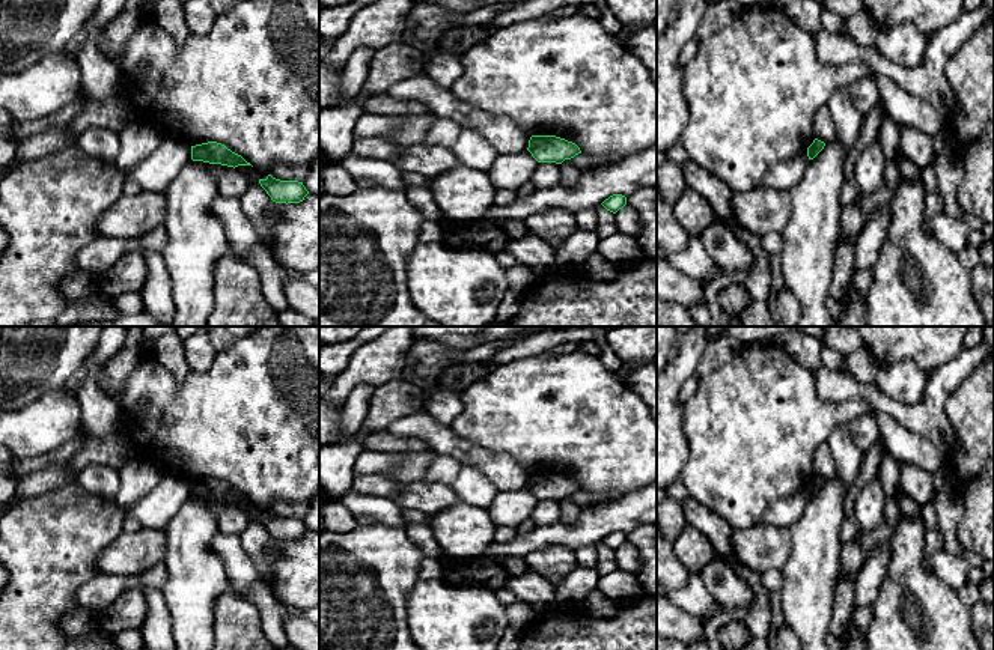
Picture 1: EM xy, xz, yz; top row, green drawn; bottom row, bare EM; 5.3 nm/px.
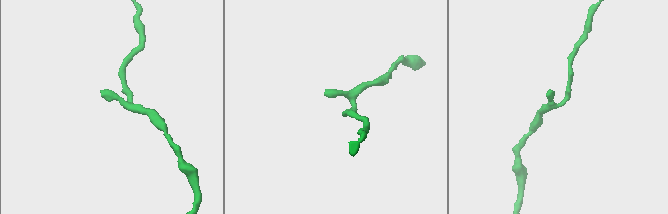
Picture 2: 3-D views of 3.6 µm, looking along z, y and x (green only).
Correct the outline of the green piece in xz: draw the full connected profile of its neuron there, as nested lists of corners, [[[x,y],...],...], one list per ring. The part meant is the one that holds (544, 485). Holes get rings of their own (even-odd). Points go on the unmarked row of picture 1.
[[[532,472],[527,488],[538,500],[562,501],[581,491],[580,484],[565,475],[556,472]]]

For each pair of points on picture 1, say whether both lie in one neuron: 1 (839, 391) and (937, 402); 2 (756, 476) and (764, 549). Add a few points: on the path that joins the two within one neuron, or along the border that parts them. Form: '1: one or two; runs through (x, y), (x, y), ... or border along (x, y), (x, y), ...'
1: one; runs through (863, 391), (898, 411), (913, 411)
2: two; border along (761, 521), (750, 527), (732, 530)

